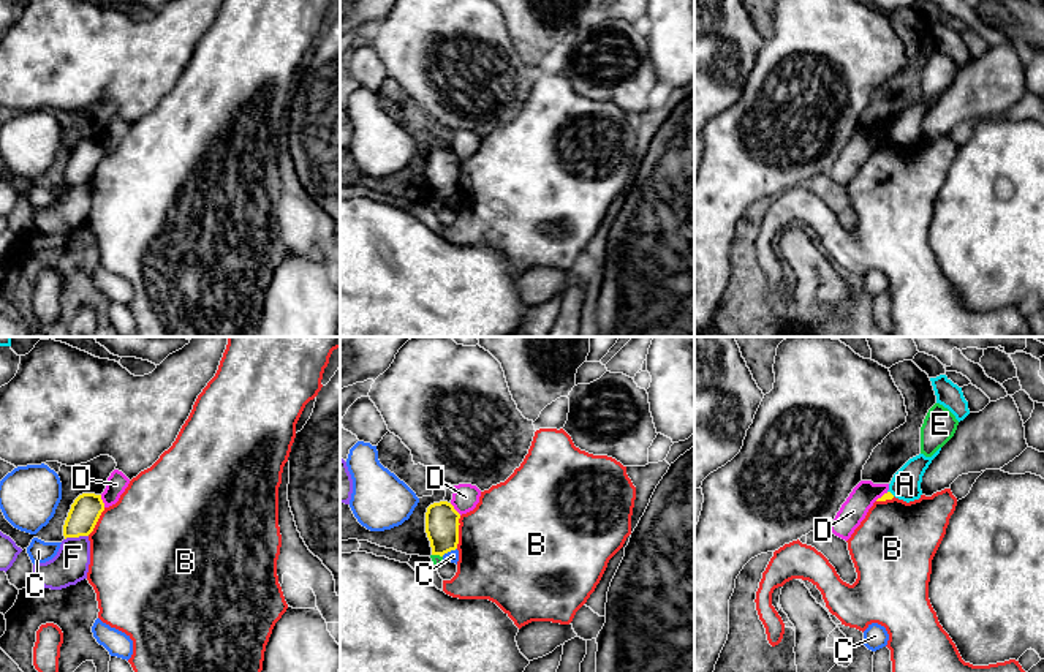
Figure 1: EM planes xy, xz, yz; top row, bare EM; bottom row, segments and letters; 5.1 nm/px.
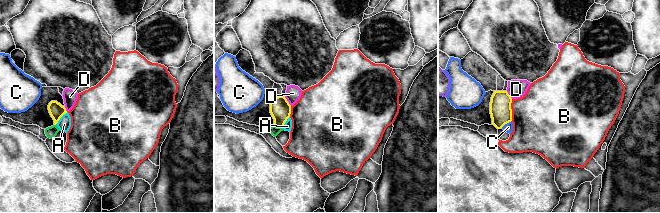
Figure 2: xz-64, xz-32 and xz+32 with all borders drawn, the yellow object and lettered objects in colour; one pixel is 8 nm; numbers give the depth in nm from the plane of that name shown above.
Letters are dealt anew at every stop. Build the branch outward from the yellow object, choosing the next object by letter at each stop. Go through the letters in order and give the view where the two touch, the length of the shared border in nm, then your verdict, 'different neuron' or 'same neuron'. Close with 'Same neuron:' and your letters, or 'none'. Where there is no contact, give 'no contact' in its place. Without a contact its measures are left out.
A: yz | 50 nm | different neuron
B: xz | 170 nm | different neuron
C: xz | 90 nm | different neuron
D: xy | 70 nm | different neuron
E: xz | 60 nm | different neuron
F: xy | 120 nm | different neuron
Same neuron: none

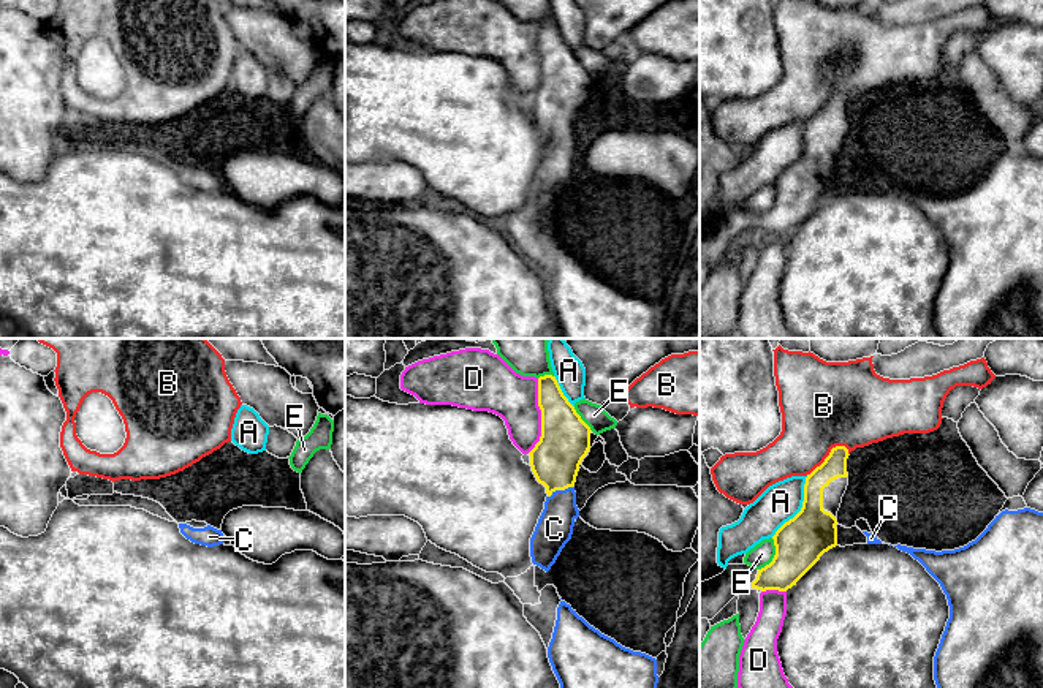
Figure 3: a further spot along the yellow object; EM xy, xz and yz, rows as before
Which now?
A: yz | 360 nm | different neuron
B: yz | 260 nm | different neuron
C: xz | 140 nm | same neuron
D: xz | 380 nm | different neuron
E: yz | 180 nm | different neuron
Same neuron: C

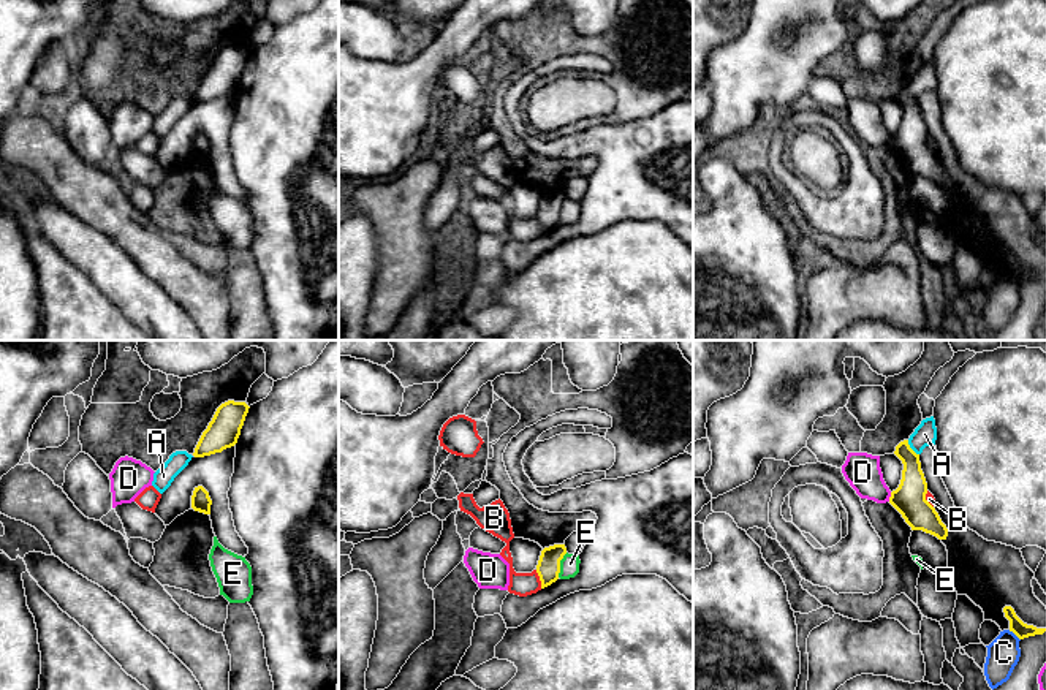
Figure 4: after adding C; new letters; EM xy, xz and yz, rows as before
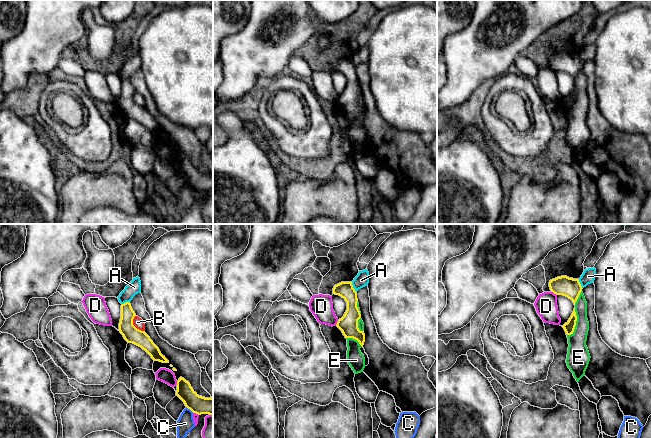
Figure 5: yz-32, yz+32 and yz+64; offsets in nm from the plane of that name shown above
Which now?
A: yz | 100 nm | different neuron
B: xz | 100 nm | different neuron
C: yz | 80 nm | different neuron
D: yz | 50 nm | different neuron
E: xz | 140 nm | different neuron
Same neuron: none

